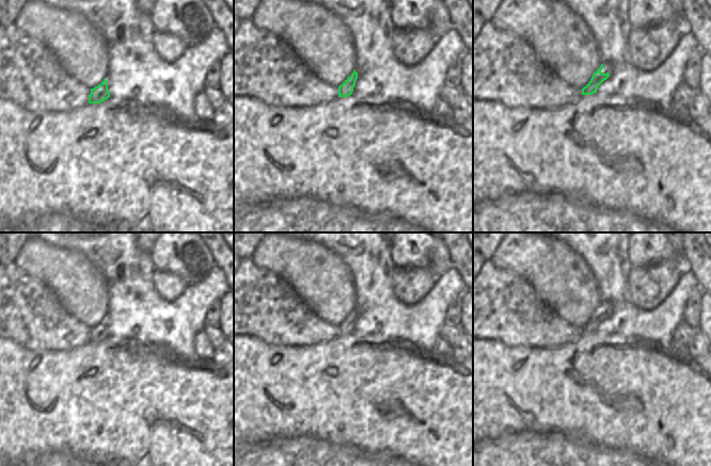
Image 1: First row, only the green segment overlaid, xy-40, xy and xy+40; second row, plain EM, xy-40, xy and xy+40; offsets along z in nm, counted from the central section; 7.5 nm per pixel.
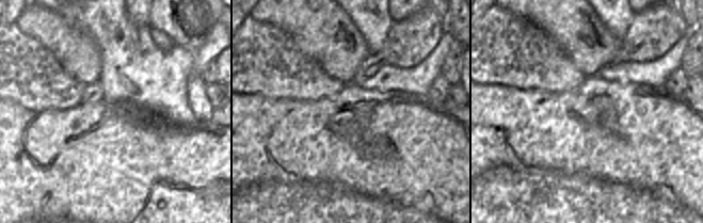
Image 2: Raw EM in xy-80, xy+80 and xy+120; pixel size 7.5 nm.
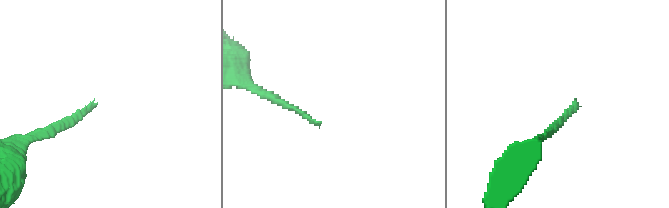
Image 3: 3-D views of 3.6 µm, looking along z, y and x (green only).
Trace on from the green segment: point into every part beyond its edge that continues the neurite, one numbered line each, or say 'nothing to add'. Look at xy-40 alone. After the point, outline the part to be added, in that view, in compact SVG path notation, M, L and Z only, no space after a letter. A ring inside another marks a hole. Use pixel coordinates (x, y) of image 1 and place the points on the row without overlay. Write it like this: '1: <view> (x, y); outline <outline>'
nothing to add

